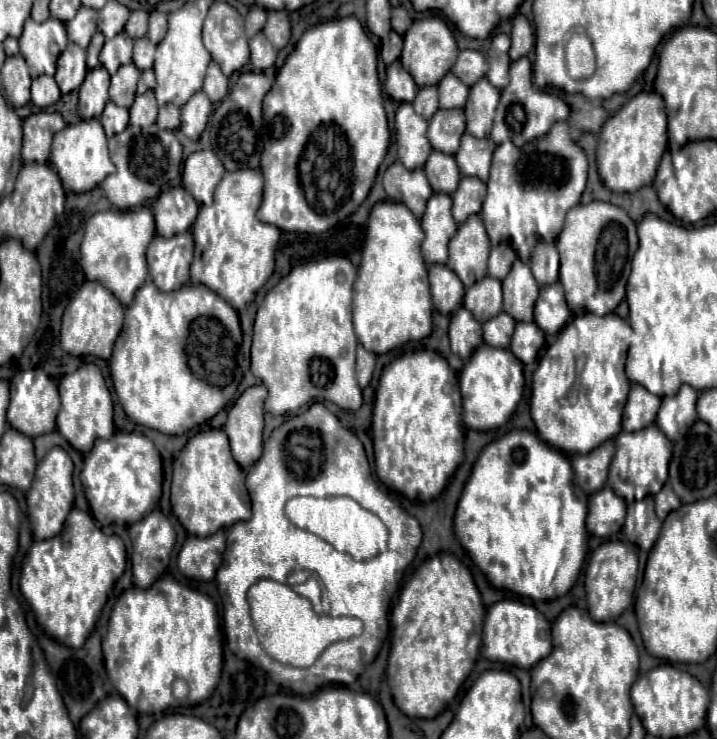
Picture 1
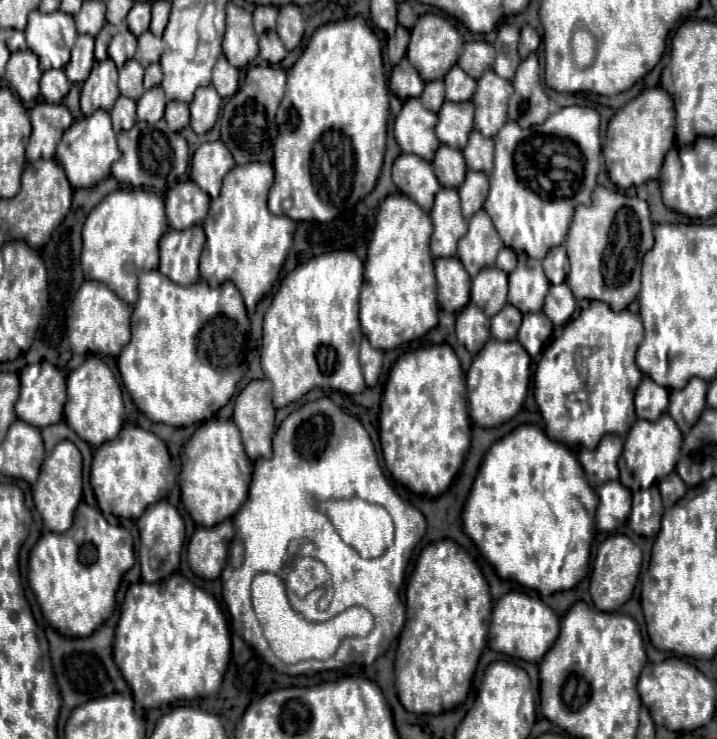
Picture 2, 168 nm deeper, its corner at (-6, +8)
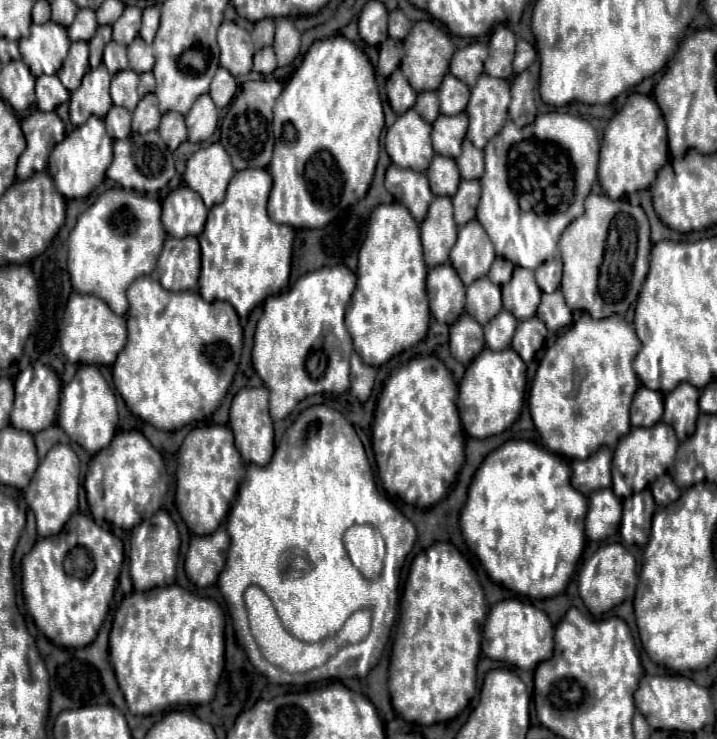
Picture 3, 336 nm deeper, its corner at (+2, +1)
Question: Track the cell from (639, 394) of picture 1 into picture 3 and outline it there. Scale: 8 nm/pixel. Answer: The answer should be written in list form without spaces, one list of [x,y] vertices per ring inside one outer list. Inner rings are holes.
[[[640,387],[634,395],[632,409],[630,409],[632,425],[650,427],[662,419],[662,413],[664,413],[664,395],[660,391]]]

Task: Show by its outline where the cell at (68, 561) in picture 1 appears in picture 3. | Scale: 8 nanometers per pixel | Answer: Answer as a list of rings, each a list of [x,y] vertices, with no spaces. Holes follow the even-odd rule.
[[[80,512],[69,519],[56,537],[38,539],[22,559],[22,591],[27,611],[36,627],[58,647],[82,649],[90,645],[108,615],[122,561],[122,541],[112,533],[100,529],[92,517]],[[76,546],[86,547],[92,553],[94,571],[88,579],[70,577],[64,571],[64,557]]]

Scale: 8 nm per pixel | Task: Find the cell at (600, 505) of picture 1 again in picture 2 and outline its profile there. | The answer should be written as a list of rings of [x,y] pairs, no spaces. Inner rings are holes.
[[[616,480],[602,484],[596,494],[600,500],[596,510],[596,528],[602,532],[612,532],[622,526],[630,516],[630,490],[620,480]]]

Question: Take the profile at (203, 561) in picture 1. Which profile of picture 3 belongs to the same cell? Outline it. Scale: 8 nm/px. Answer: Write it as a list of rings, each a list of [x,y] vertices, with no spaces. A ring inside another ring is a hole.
[[[218,527],[210,535],[192,537],[184,569],[194,585],[208,587],[218,579],[220,571],[224,569],[228,545],[230,537],[226,533],[226,527]]]

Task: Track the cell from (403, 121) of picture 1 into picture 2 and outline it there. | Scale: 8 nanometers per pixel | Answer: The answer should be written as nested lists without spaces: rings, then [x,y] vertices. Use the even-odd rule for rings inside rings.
[[[408,98],[396,118],[394,136],[402,152],[416,154],[424,160],[432,160],[440,142],[434,134],[436,114],[424,110],[418,98]]]

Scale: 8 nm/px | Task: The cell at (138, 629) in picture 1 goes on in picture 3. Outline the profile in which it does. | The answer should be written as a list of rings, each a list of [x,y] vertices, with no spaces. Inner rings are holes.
[[[178,585],[152,589],[150,593],[142,595],[132,595],[126,605],[122,601],[110,631],[110,661],[114,665],[116,679],[130,713],[152,715],[172,705],[210,703],[216,693],[218,677],[221,677],[224,670],[224,625],[224,611],[214,599],[199,597]]]

